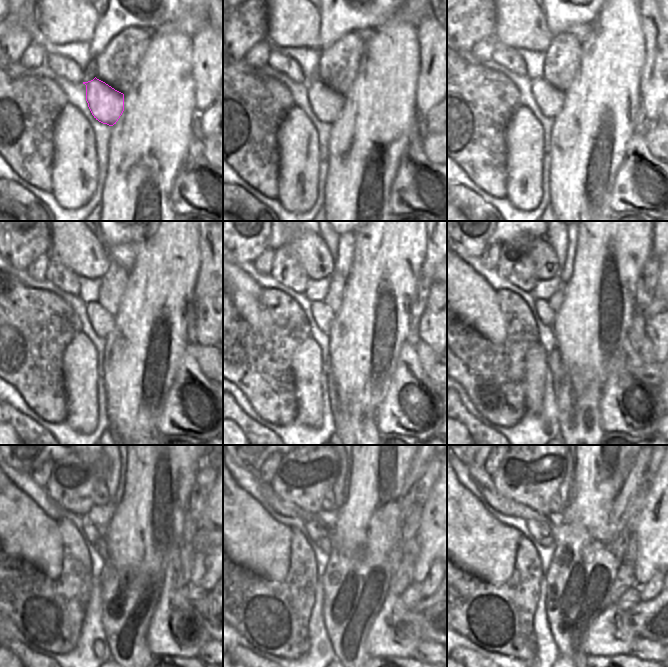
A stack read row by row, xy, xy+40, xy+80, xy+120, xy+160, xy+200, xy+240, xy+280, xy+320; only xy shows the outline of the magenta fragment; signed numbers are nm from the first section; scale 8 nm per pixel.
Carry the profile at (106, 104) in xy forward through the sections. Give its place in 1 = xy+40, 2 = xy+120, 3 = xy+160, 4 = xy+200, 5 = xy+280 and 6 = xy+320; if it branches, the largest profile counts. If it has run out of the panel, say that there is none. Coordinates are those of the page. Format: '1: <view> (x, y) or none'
1: xy+40 (327, 104)
2: xy+120 (102, 321)
3: xy+160 (323, 316)
4: xy+200 (545, 313)
5: xy+280 (311, 526)
6: xy+320 (533, 525)

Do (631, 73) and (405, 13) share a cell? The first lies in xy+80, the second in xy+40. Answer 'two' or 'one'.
two

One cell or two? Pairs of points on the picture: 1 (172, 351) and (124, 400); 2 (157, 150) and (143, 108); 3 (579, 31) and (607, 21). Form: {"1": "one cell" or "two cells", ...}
{"1": "one cell", "2": "one cell", "3": "two cells"}

